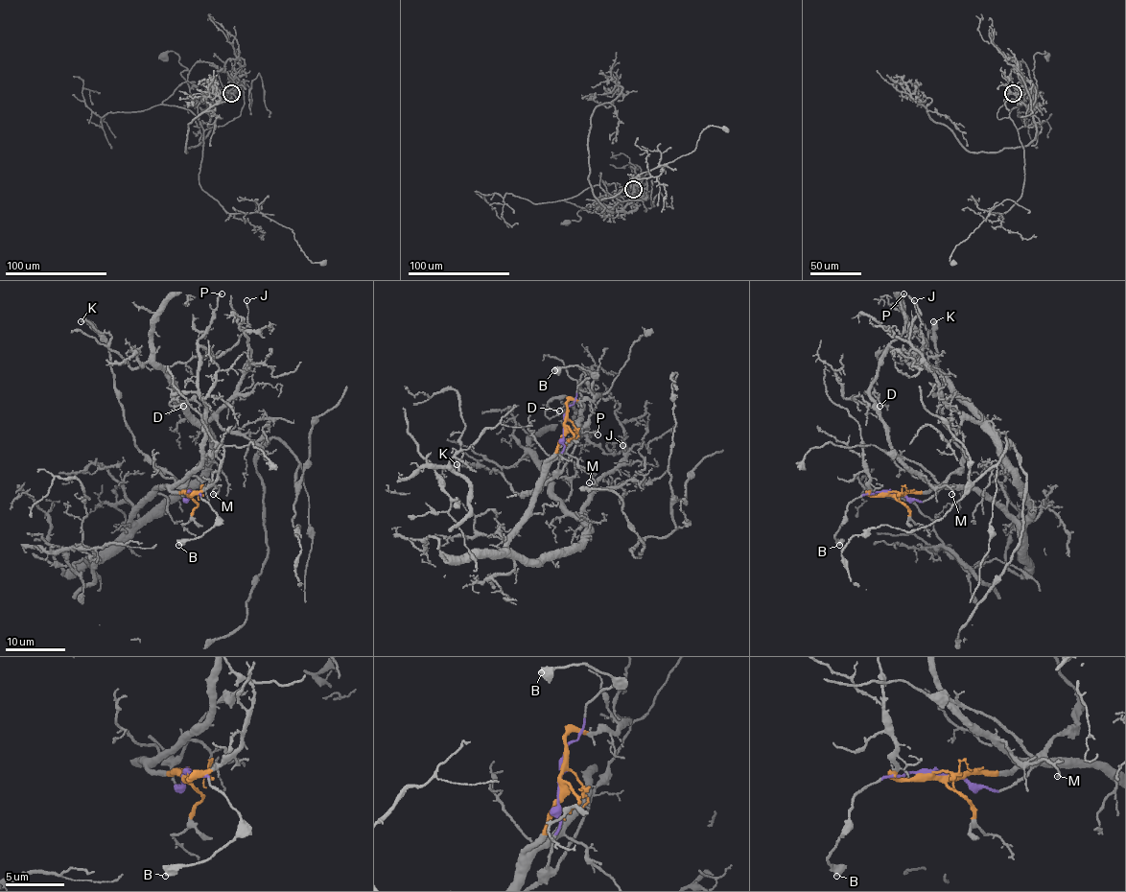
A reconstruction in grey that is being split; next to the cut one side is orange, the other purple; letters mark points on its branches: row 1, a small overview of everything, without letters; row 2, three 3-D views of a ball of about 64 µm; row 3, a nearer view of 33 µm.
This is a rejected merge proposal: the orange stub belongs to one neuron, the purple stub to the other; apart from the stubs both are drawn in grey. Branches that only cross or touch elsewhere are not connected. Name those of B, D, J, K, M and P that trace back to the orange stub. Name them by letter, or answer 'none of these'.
D, J, M, P

